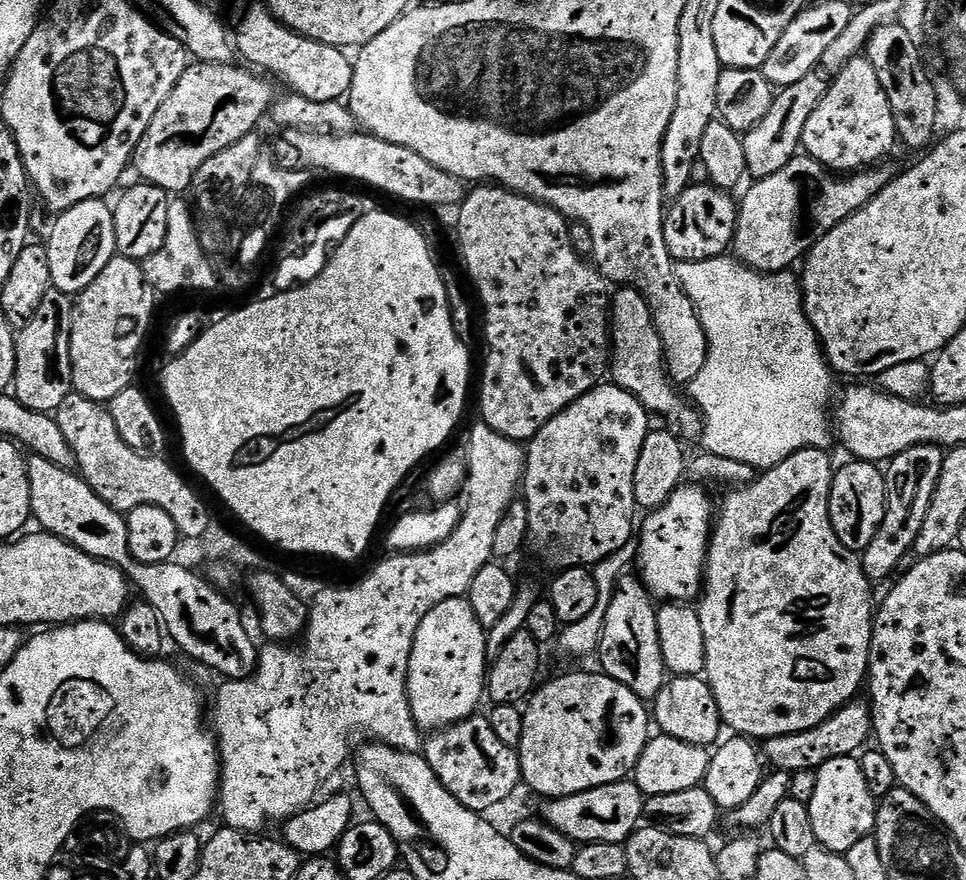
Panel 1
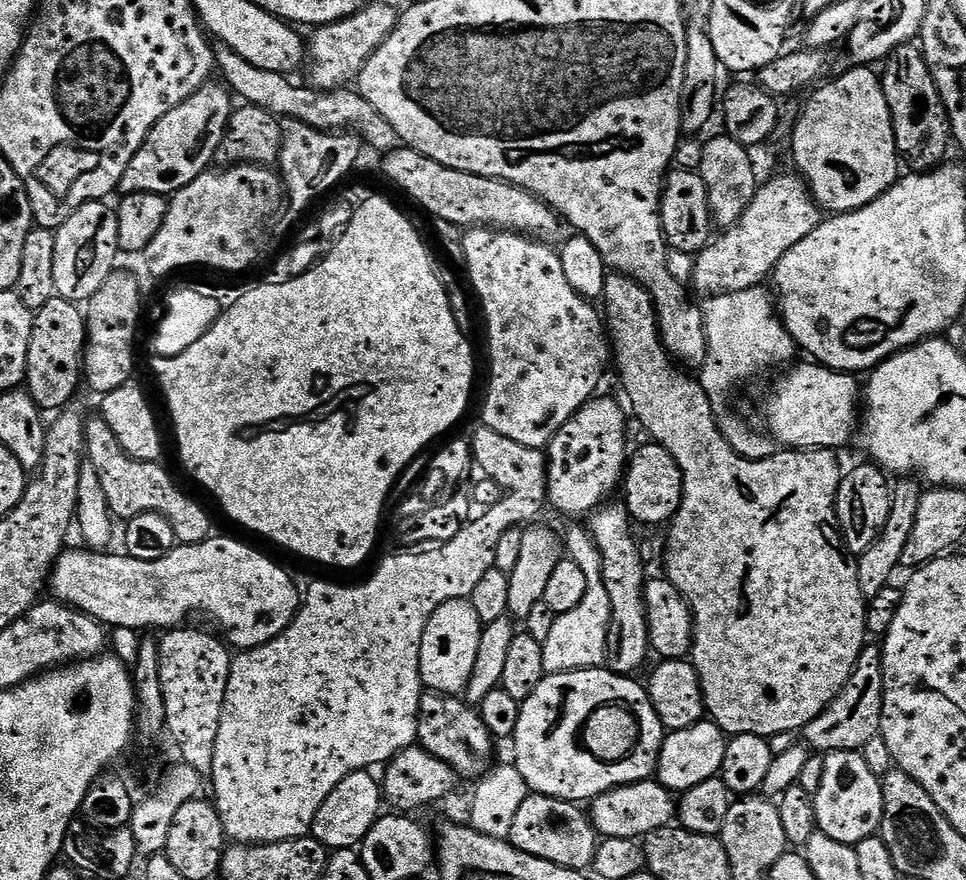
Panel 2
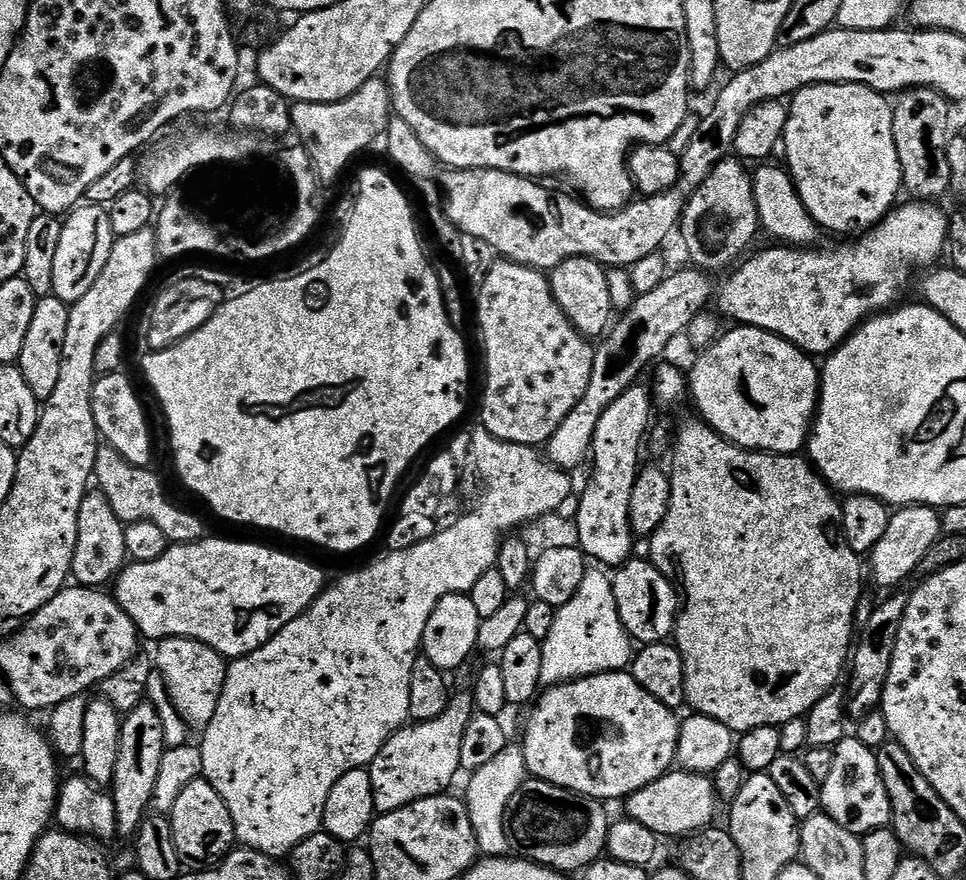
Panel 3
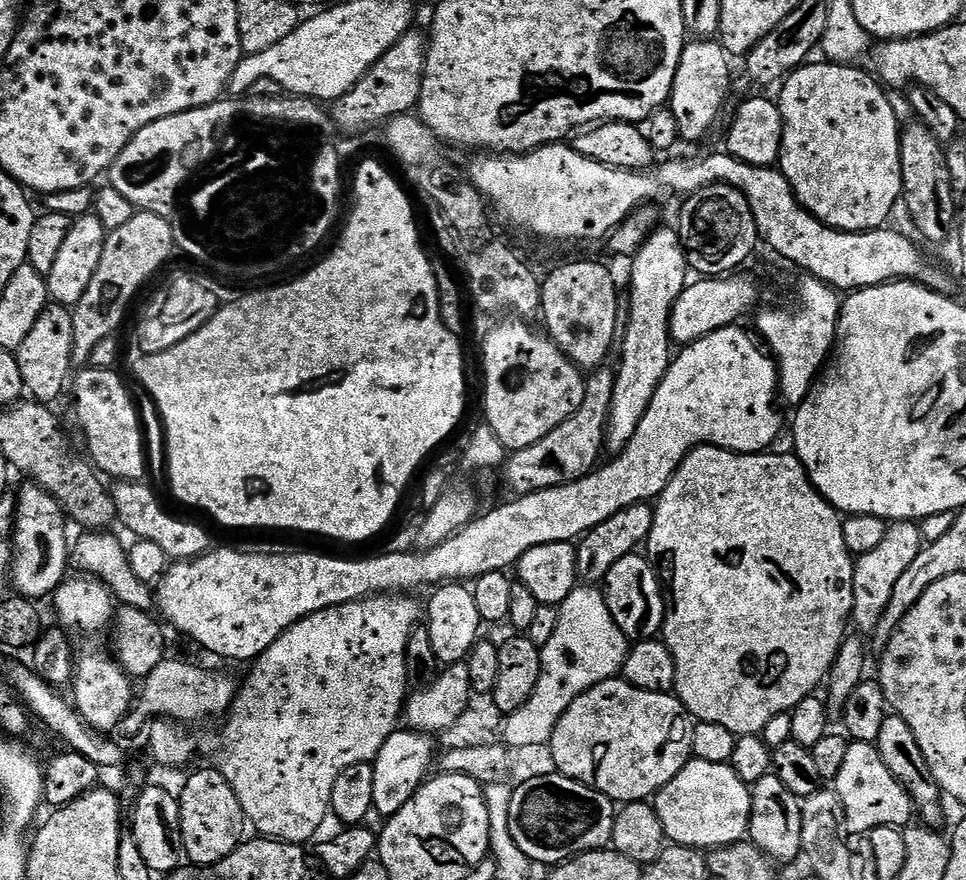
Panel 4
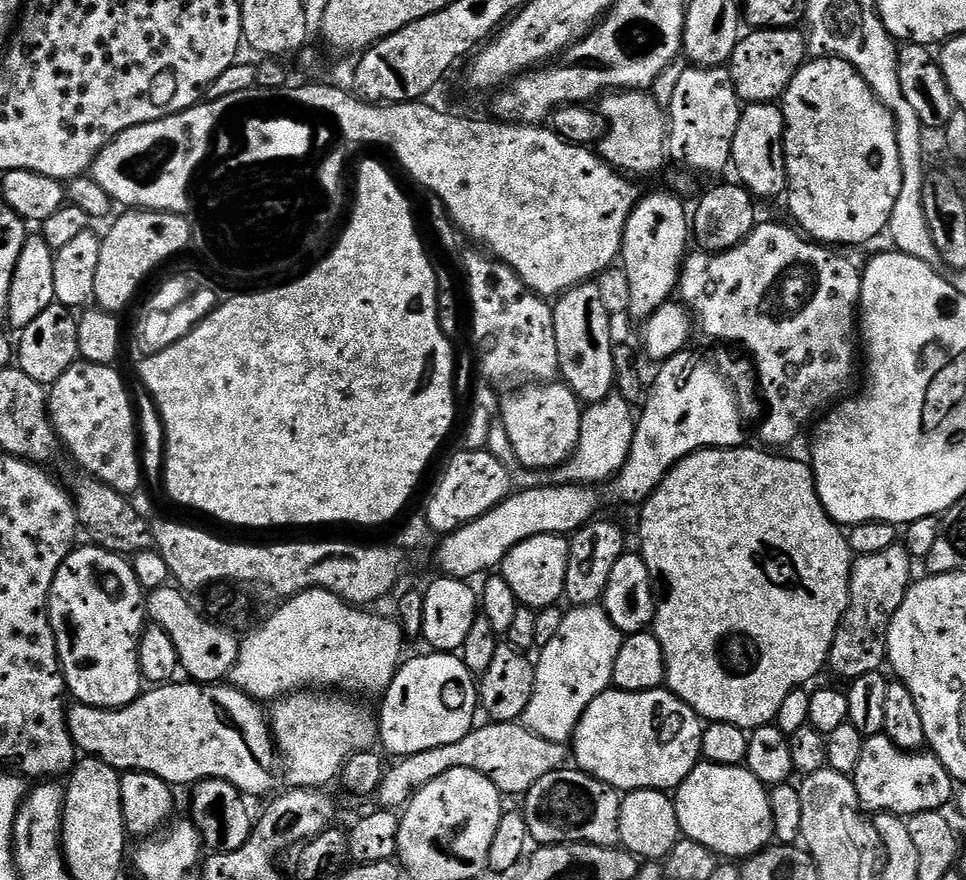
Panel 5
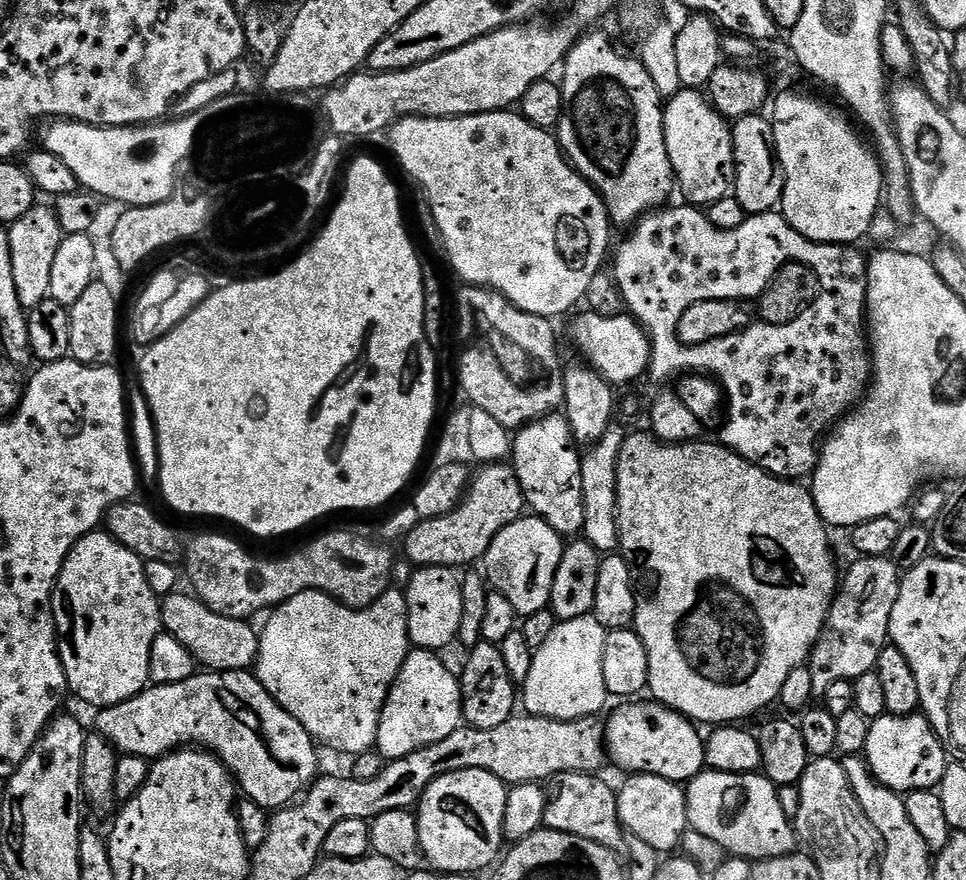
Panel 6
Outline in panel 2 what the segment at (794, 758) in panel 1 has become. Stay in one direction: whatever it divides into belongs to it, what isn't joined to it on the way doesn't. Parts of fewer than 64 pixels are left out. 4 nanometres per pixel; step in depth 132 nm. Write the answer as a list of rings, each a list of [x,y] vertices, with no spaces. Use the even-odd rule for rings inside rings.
[[[865,643],[856,669],[852,671],[852,677],[844,689],[836,695],[834,702],[830,702],[824,713],[802,729],[803,743],[809,749],[820,754],[858,752],[864,749],[870,738],[880,734],[884,705],[884,658],[881,645],[872,643]]]

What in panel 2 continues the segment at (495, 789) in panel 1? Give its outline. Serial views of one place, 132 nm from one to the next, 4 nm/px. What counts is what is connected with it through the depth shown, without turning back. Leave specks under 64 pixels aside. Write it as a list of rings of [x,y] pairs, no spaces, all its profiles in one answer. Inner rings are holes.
[[[425,691],[420,697],[416,738],[419,747],[446,762],[446,766],[450,766],[457,777],[464,779],[465,776],[471,782],[476,782],[487,776],[493,767],[494,738],[486,730],[479,711],[459,695]]]

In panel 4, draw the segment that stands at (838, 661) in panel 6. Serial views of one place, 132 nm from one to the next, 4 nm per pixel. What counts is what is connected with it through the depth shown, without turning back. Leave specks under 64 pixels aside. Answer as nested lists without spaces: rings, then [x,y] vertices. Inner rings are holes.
[[[897,520],[889,523],[886,538],[882,538],[882,543],[875,550],[870,550],[870,554],[862,554],[855,561],[854,606],[852,607],[851,623],[857,633],[875,633],[878,622],[882,622],[882,614],[886,614],[890,594],[894,594],[894,582],[898,582],[901,574],[910,567],[910,562],[914,562],[914,558],[918,558],[924,545],[919,523]]]

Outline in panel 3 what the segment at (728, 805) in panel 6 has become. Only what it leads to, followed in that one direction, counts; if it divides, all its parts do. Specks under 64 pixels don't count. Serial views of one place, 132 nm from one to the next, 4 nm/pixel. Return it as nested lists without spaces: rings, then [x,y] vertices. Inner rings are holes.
[[[673,770],[667,772],[662,778],[650,782],[650,786],[638,790],[633,796],[627,797],[627,804],[627,819],[642,822],[642,826],[654,830],[657,836],[687,838],[693,832],[703,832],[715,821],[712,819],[716,816],[718,797],[716,785],[708,776],[699,776],[696,772]]]

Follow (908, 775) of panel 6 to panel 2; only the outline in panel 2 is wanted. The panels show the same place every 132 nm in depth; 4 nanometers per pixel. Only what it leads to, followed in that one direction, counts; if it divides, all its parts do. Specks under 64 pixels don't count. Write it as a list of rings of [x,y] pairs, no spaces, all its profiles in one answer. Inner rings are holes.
[[[863,751],[829,752],[824,756],[822,786],[816,795],[816,826],[834,842],[855,846],[862,838],[870,838],[880,831],[882,822],[882,786],[880,777],[866,766]]]

